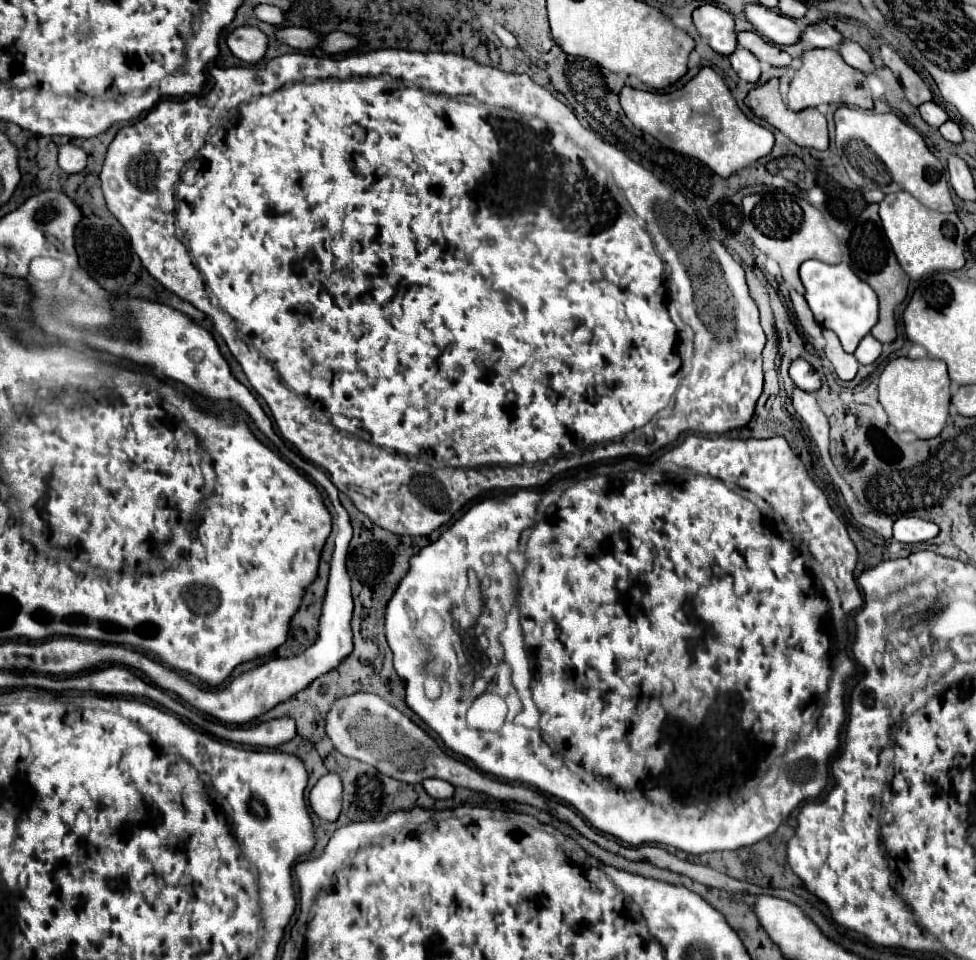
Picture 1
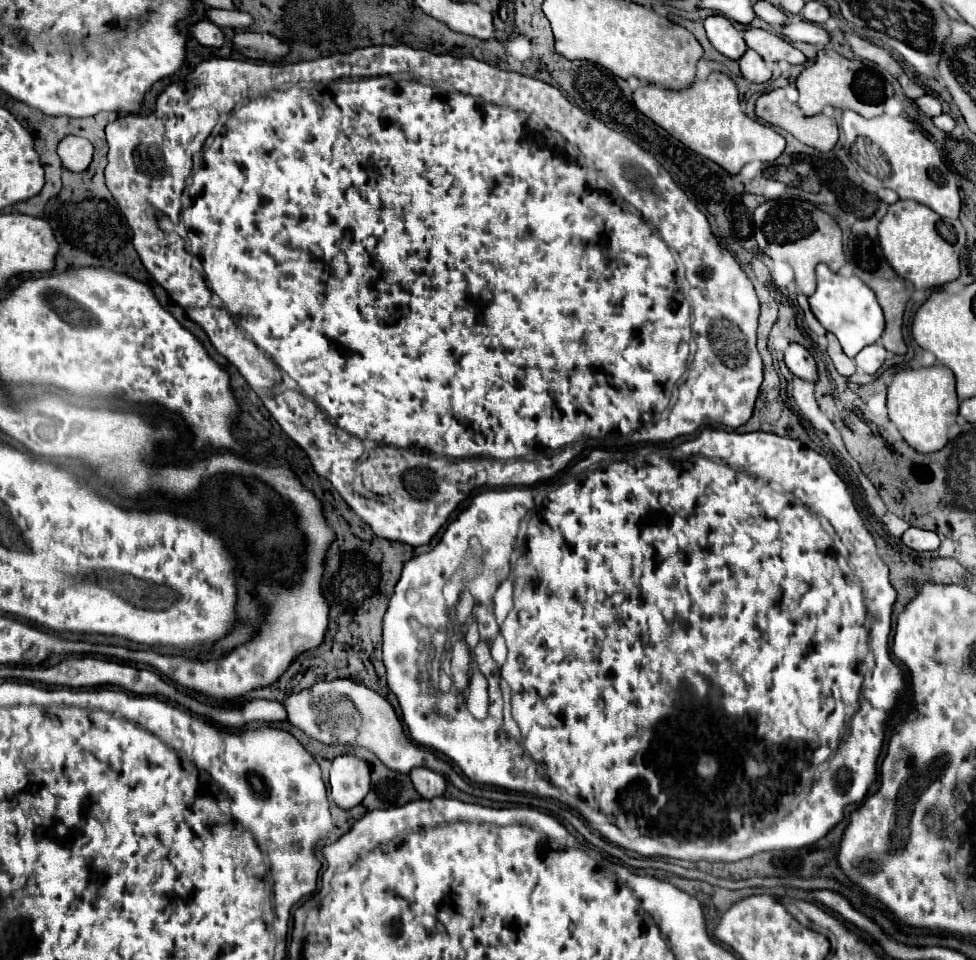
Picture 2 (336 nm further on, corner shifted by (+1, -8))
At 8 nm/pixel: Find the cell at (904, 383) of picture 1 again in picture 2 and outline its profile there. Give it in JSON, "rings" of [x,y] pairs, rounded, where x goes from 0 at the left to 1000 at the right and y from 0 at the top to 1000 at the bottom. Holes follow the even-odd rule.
{"rings":[[[957,379],[951,383],[930,383],[916,392],[910,402],[910,435],[918,442],[924,456],[945,473],[961,471],[971,460],[971,446],[980,440],[982,415],[977,390],[971,381]]]}

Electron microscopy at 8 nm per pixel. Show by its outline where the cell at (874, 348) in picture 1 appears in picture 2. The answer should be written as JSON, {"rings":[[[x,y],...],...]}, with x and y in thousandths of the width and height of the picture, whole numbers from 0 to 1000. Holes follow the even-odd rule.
{"rings":[[[891,358],[877,369],[875,377],[887,390],[898,390],[906,379],[906,373],[908,373],[908,363],[904,358]]]}

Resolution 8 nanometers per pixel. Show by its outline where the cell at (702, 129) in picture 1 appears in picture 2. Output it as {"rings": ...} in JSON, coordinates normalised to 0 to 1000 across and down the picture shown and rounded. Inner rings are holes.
{"rings":[[[730,75],[723,83],[713,83],[709,90],[695,96],[670,88],[656,90],[650,96],[650,108],[703,154],[734,169],[746,181],[756,181],[758,175],[770,167],[793,169],[805,152],[803,144],[795,140],[791,131],[779,129],[760,117],[752,85],[738,75]]]}

